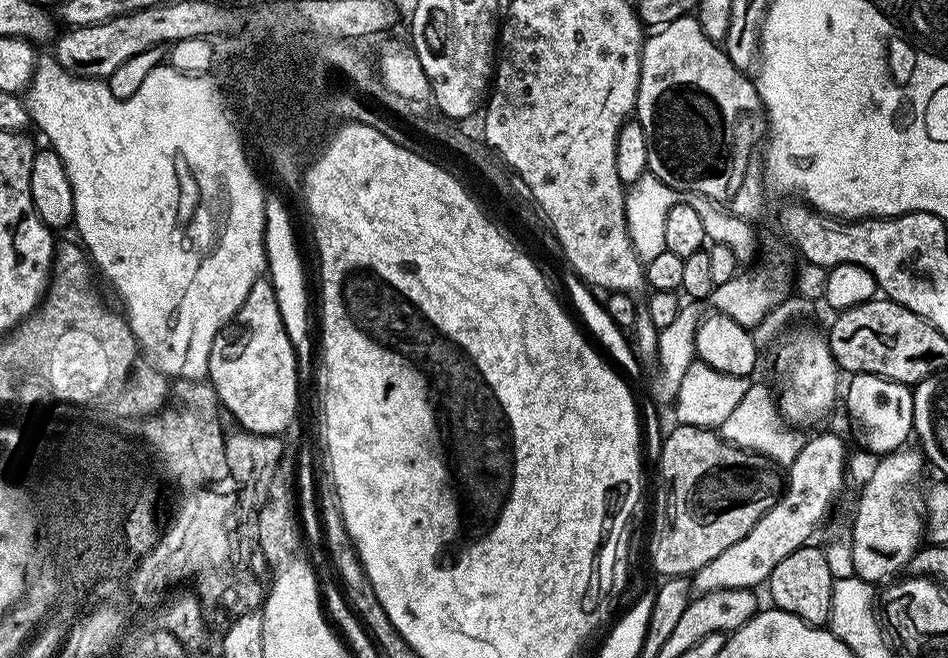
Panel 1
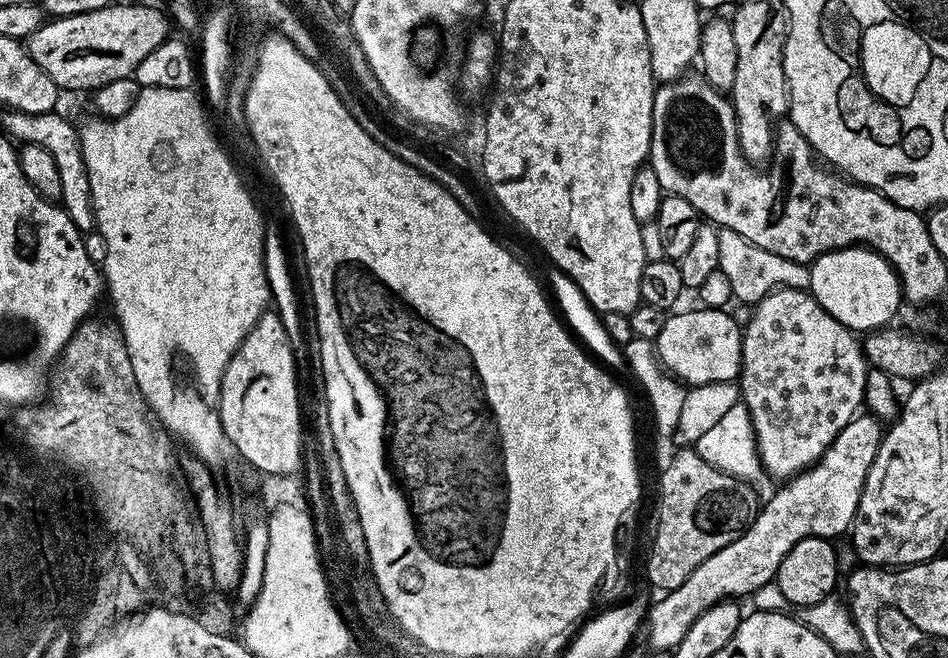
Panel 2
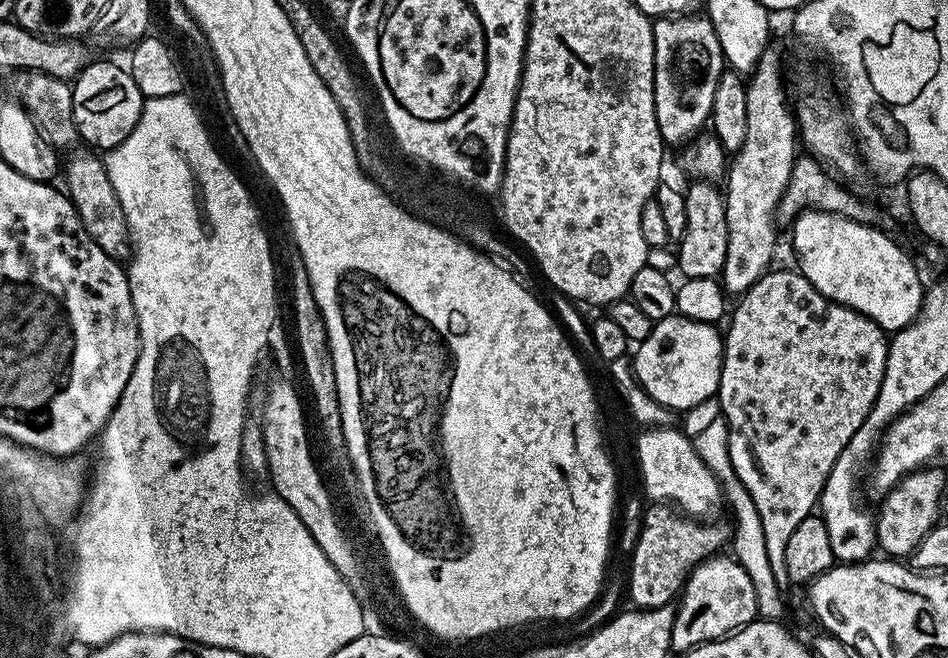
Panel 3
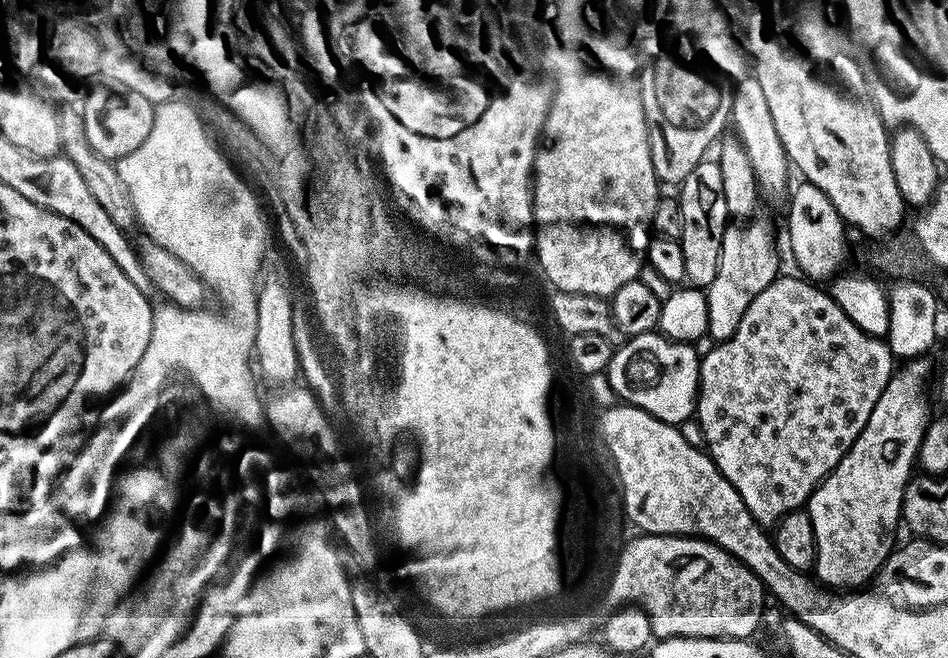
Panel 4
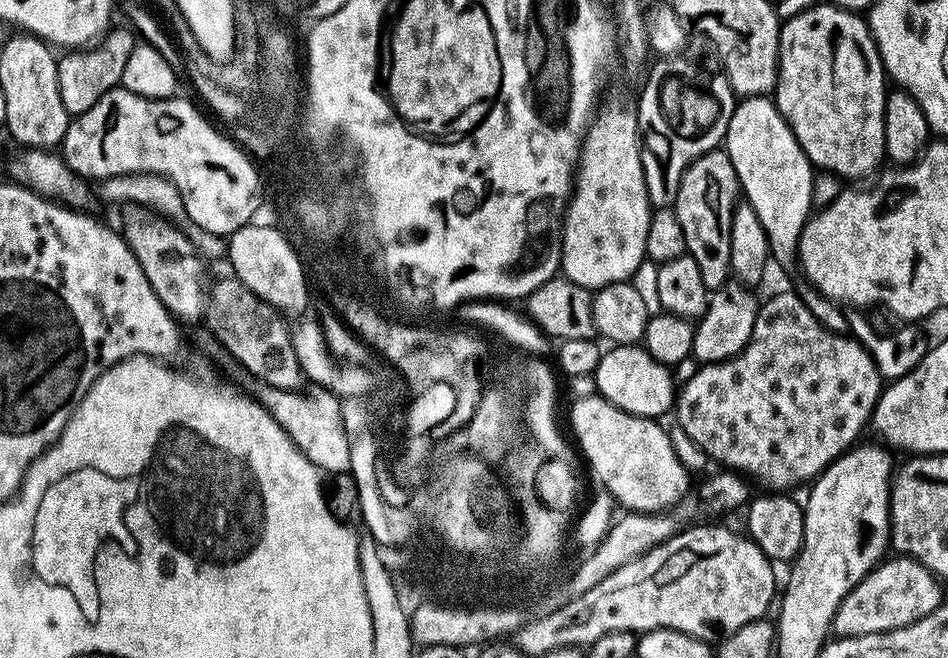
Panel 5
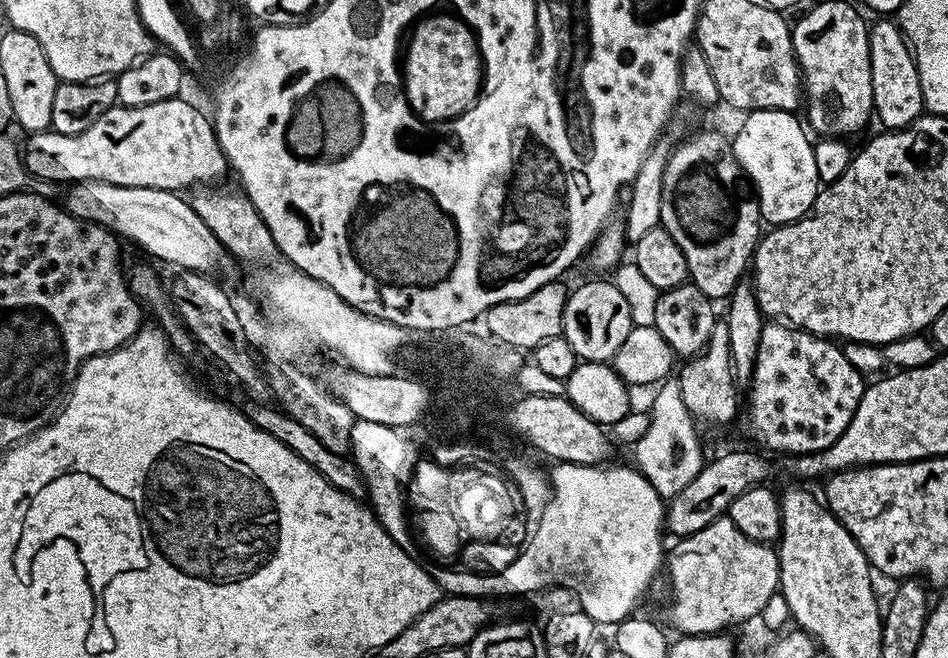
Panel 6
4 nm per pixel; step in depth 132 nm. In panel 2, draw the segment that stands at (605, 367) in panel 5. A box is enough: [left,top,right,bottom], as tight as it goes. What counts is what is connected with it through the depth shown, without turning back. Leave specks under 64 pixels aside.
[654,306,742,386]

